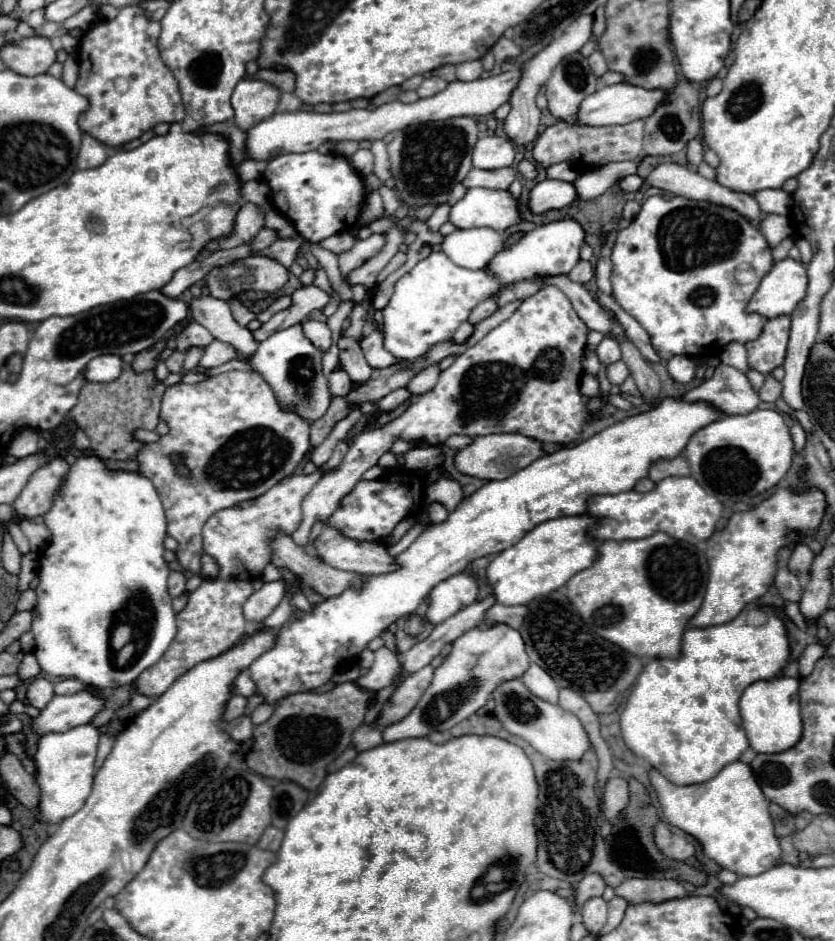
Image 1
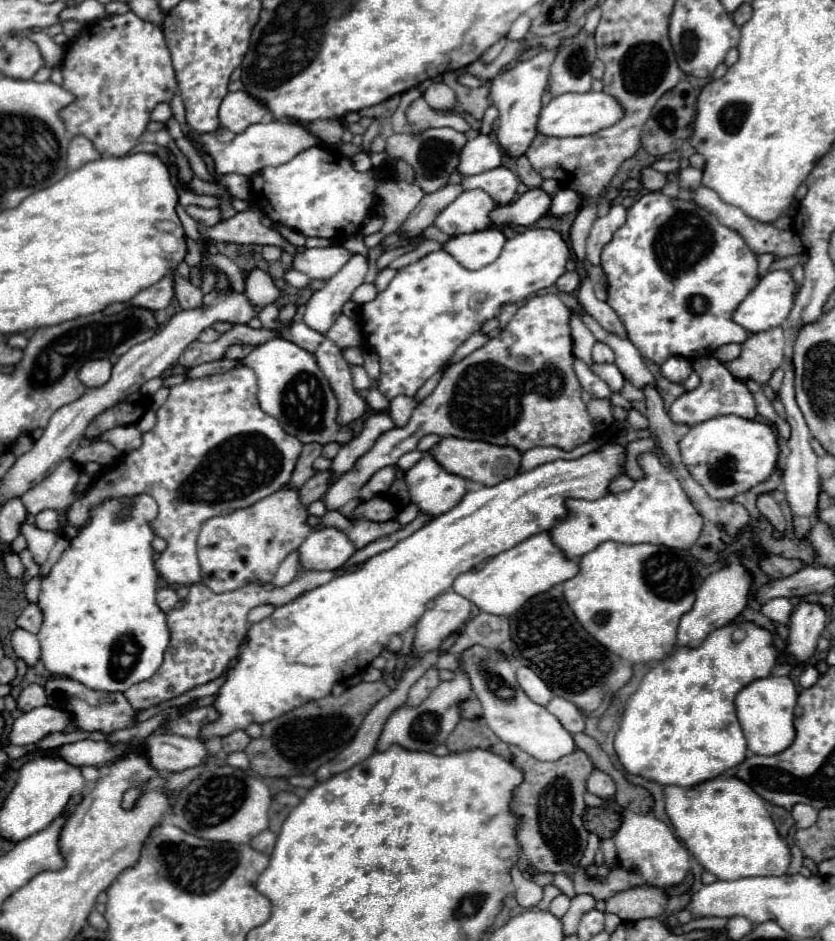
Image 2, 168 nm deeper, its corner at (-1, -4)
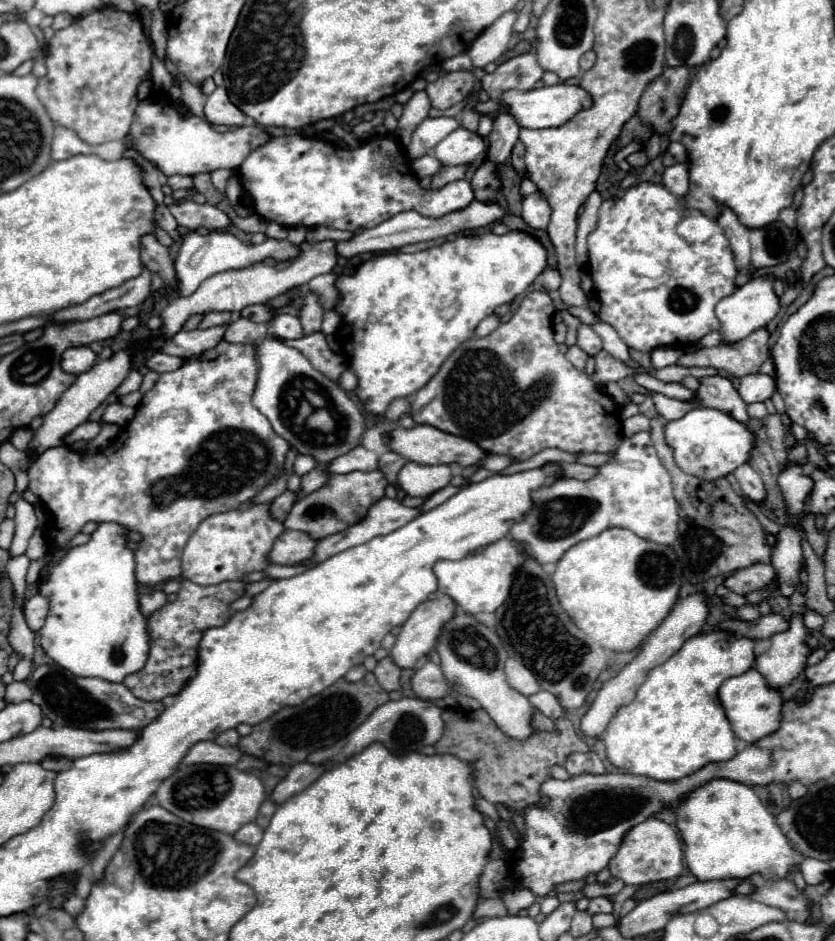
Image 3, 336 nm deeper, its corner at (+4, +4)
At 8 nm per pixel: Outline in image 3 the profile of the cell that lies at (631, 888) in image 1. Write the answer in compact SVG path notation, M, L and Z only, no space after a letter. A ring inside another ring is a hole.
M596 897L596 899L590 899L590 907L588 907L588 913L596 915L596 913L612 913L614 905L608 897Z

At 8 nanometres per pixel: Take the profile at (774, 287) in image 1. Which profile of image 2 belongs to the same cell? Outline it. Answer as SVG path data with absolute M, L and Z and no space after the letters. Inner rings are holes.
M769 271L737 305L733 321L749 333L781 327L793 307L795 283L789 271Z

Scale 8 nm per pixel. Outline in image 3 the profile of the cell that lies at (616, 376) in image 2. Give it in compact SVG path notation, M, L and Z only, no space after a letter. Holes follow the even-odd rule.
M570 347L568 349L568 353L566 353L566 359L576 367L576 369L580 369L580 371L584 371L584 367L586 367L586 361L588 361L588 355L580 349L580 347Z

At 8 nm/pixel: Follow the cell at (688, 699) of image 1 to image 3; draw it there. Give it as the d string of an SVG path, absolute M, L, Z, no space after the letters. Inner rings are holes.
M712 629L688 639L676 655L646 675L646 681L640 685L634 701L620 707L604 729L602 739L606 743L608 761L632 775L644 775L658 781L678 781L708 763L732 759L732 755L736 755L736 735L720 705L718 689L726 679L750 671L754 661L754 639L750 637L734 637L728 631Z

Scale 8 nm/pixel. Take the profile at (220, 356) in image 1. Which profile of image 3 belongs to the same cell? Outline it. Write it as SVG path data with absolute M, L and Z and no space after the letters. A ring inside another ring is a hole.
M240 317L228 325L224 341L228 341L228 343L258 343L266 337L266 333L268 333L266 323L254 323L250 319Z

